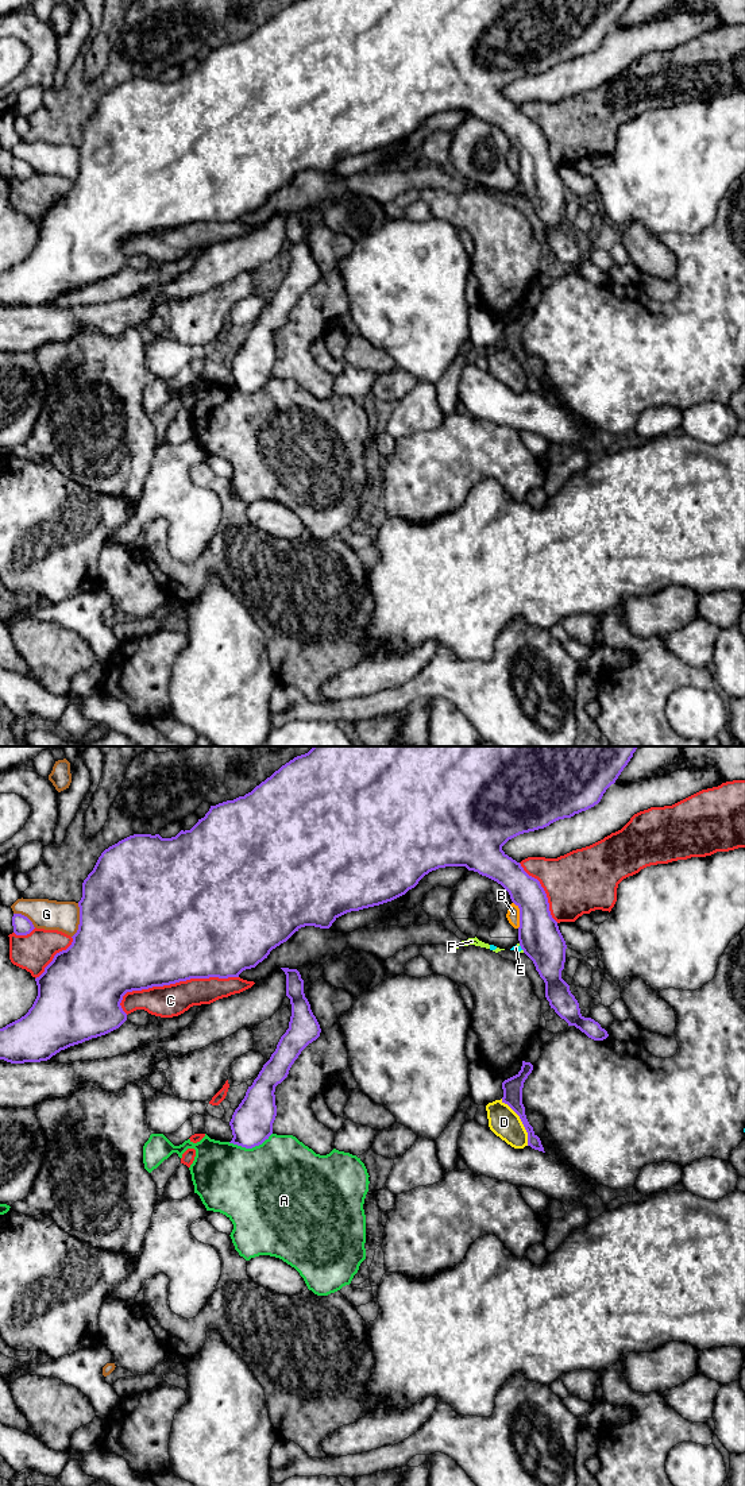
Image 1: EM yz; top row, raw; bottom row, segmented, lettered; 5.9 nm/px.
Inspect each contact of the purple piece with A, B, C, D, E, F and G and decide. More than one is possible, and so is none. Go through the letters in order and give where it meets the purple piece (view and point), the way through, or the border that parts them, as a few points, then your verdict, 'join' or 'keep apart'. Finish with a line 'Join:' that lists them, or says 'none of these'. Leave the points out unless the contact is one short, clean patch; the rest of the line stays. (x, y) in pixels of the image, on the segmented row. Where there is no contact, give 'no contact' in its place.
A: meets purple in yz at (250, 1147); keep apart
B: meets purple in yz at (520, 915); keep apart
C: meets purple in yz at (176, 981); keep apart
D: meets purple in yz at (521, 1120); keep apart
E: meets purple in yz at (521, 948); keep apart
F: meets purple in yz at (522, 949); border along yz (522, 949), (524, 952); keep apart
G: meets purple in yz at (80, 921); keep apart
Join: none of these

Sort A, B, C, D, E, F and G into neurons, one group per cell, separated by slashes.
A / B / C / D / E F / G

